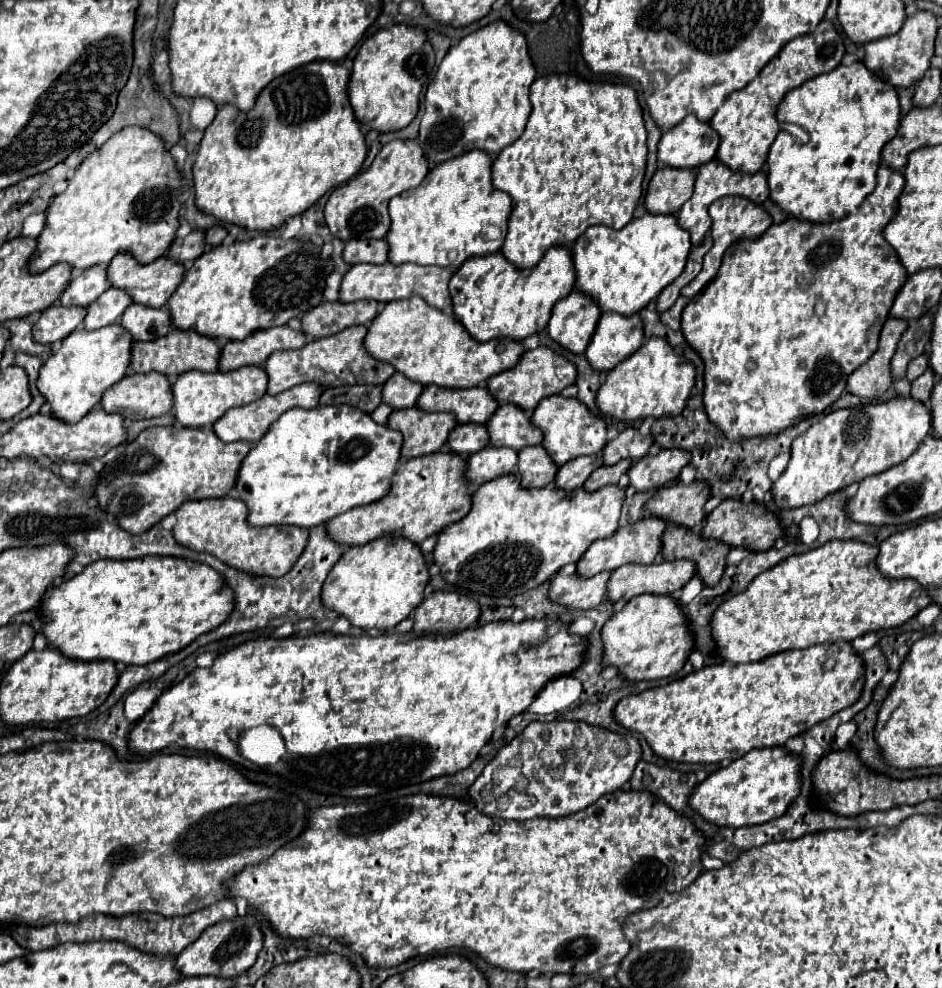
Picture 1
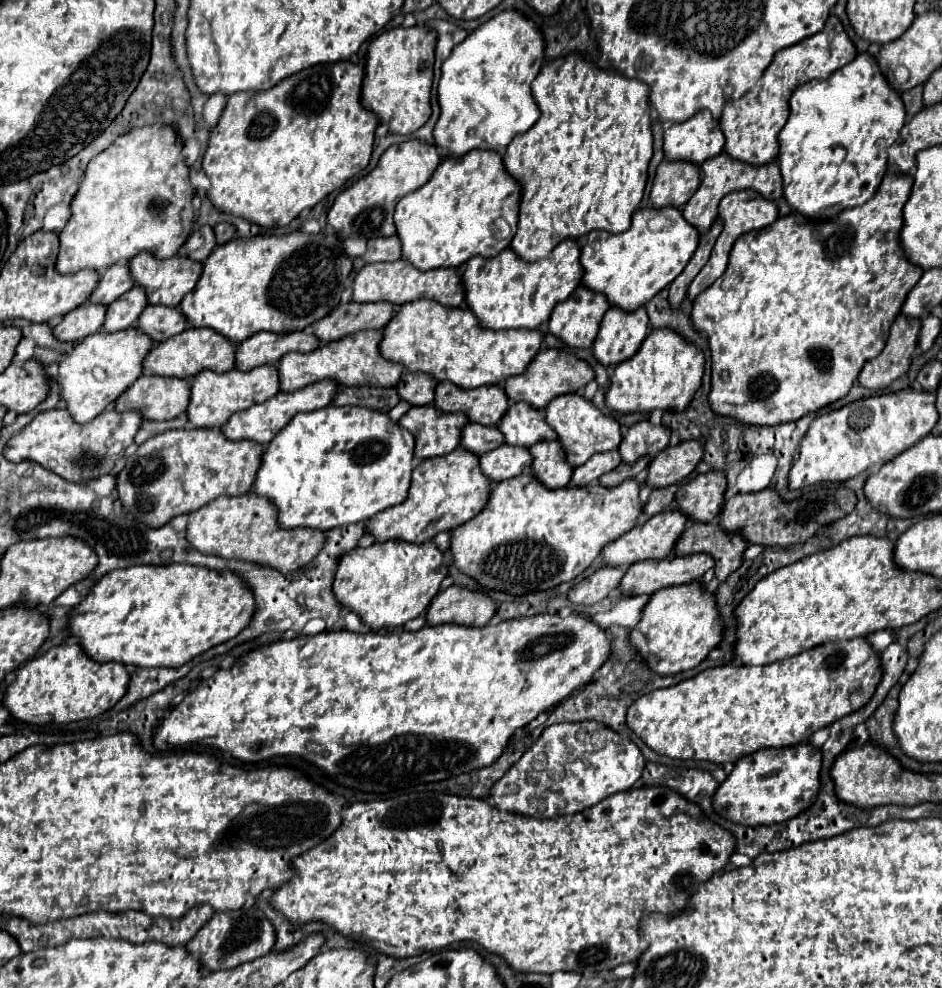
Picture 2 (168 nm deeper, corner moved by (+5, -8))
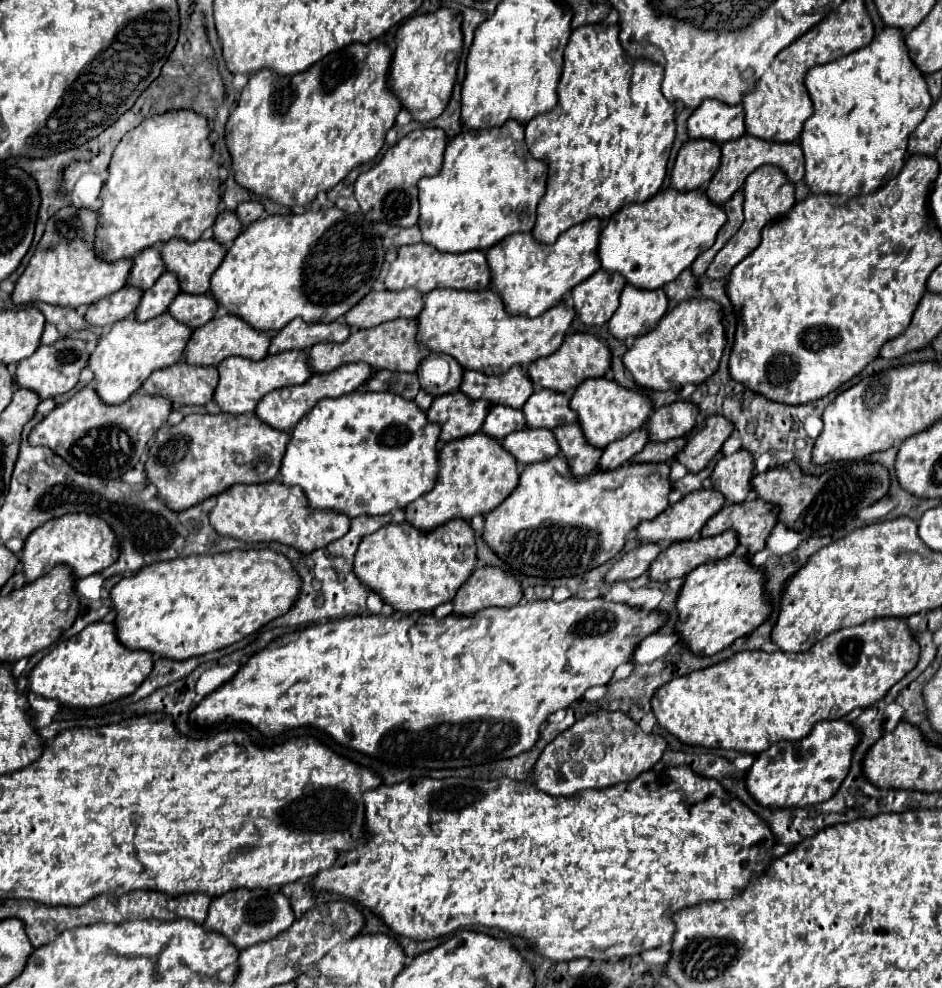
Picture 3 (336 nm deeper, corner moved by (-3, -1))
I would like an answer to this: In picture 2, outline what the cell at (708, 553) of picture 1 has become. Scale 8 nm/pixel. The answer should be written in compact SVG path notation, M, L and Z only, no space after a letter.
M688 523L676 541L674 555L684 557L692 553L706 553L714 559L714 575L724 581L742 565L742 553L748 545L738 535L728 535L718 523Z

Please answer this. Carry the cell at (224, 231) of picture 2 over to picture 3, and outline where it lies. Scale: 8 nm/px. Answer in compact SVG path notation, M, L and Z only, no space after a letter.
M242 202L236 212L240 214L240 222L244 222L244 226L248 226L250 222L258 220L264 214L264 206L260 202Z

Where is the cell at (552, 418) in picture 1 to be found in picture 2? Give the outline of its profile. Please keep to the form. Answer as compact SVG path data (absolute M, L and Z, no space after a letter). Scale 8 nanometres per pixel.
M560 395L552 399L544 411L546 423L556 431L558 441L566 453L566 461L572 467L586 463L594 453L612 451L620 445L620 423L598 411L590 401L584 401L580 395Z

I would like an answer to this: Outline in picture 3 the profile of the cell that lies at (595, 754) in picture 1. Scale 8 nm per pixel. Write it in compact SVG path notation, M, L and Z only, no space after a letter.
M598 710L558 734L544 748L528 780L552 796L574 796L586 788L606 788L634 780L638 774L650 770L662 758L664 750L666 740L662 736L646 734L624 712Z

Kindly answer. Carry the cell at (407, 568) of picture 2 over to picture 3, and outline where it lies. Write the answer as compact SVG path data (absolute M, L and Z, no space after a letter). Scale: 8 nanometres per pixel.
M454 518L440 528L422 532L410 522L386 524L362 538L354 570L356 576L370 588L376 590L384 602L402 612L432 610L452 600L458 588L470 578L476 564L476 536L466 520Z

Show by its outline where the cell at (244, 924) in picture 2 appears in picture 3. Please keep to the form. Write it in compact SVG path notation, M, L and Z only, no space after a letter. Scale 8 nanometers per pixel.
M238 888L238 890L230 890L222 896L216 896L212 900L204 928L224 934L234 946L244 950L244 948L250 948L258 942L264 942L264 940L278 936L280 932L290 928L294 920L296 920L296 916L294 916L292 904L278 888L276 890Z

